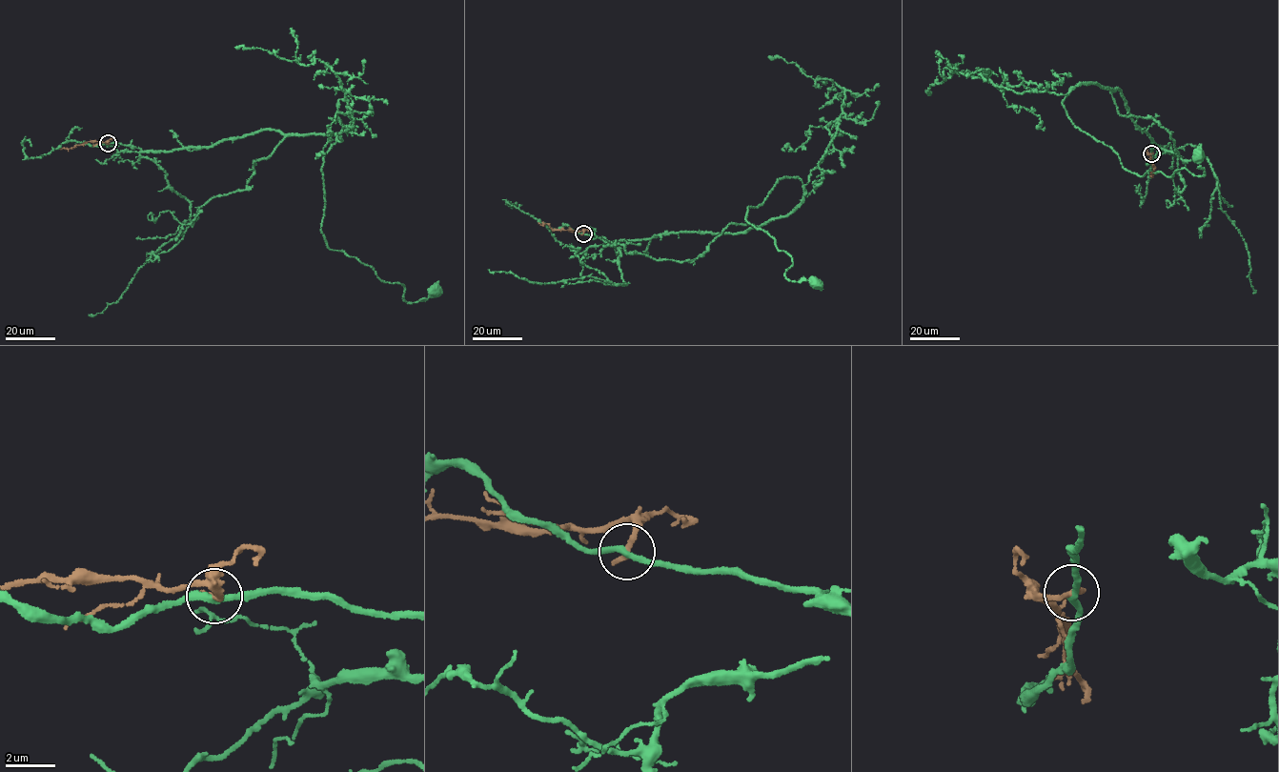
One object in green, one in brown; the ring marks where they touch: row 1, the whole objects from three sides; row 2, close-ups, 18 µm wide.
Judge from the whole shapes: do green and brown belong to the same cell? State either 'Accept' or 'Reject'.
Reject

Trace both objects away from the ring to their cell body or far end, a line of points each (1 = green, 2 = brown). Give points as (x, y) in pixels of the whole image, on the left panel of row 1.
1: (108, 143), (165, 151), (262, 131), (333, 133), (321, 170), (327, 246), (404, 287), (406, 301), (434, 289)
2: (108, 143), (90, 142), (60, 149)

